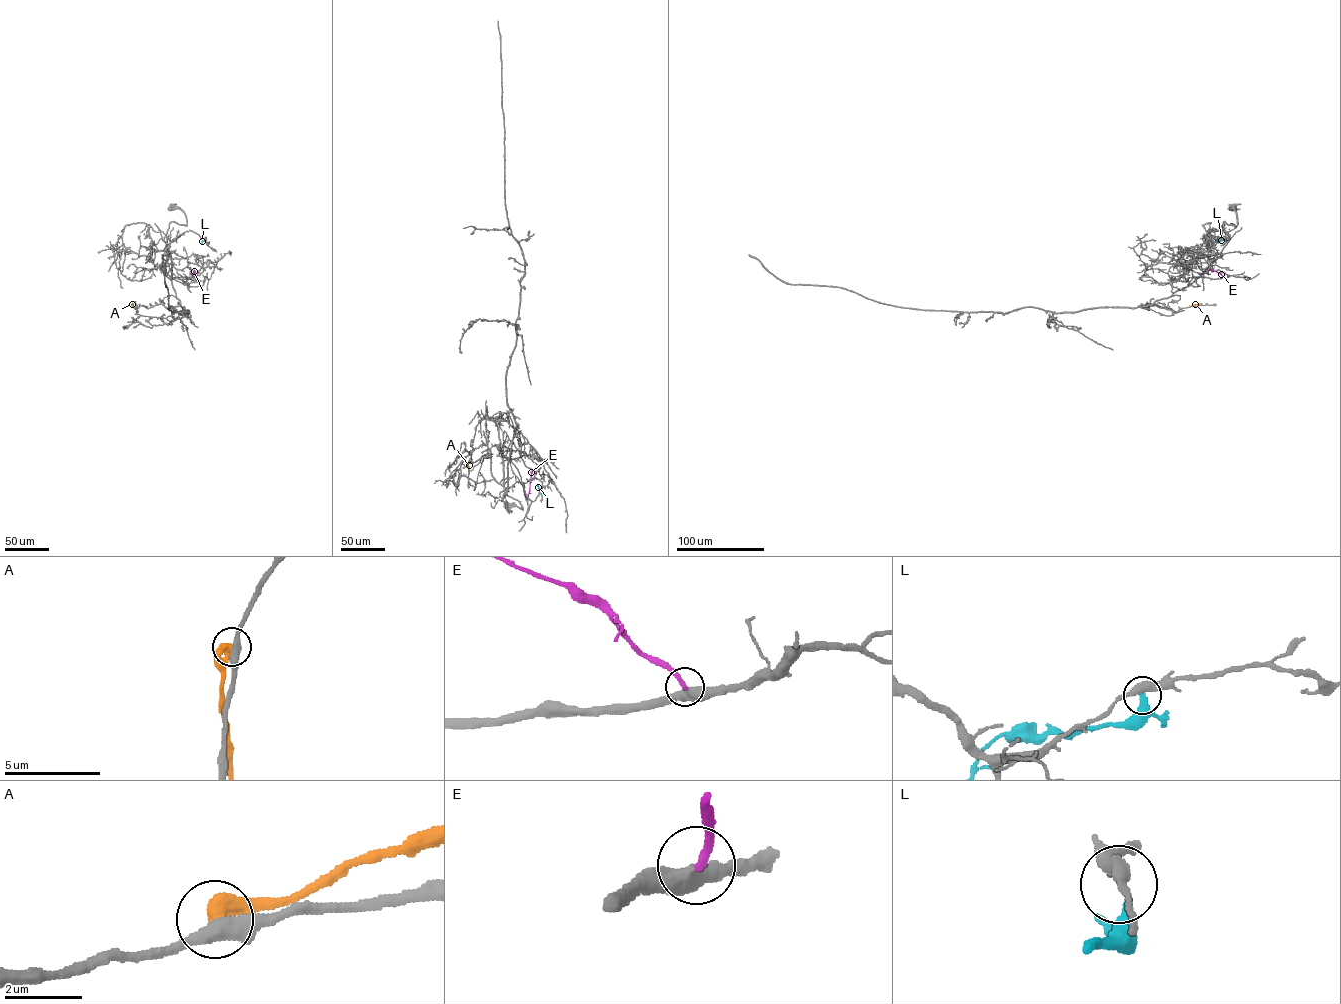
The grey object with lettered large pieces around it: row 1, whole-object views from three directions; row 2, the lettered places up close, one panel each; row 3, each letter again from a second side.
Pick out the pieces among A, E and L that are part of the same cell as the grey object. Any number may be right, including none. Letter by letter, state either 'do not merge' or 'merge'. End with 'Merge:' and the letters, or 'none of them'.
A: do not merge
E: merge
L: do not merge
Merge: E

